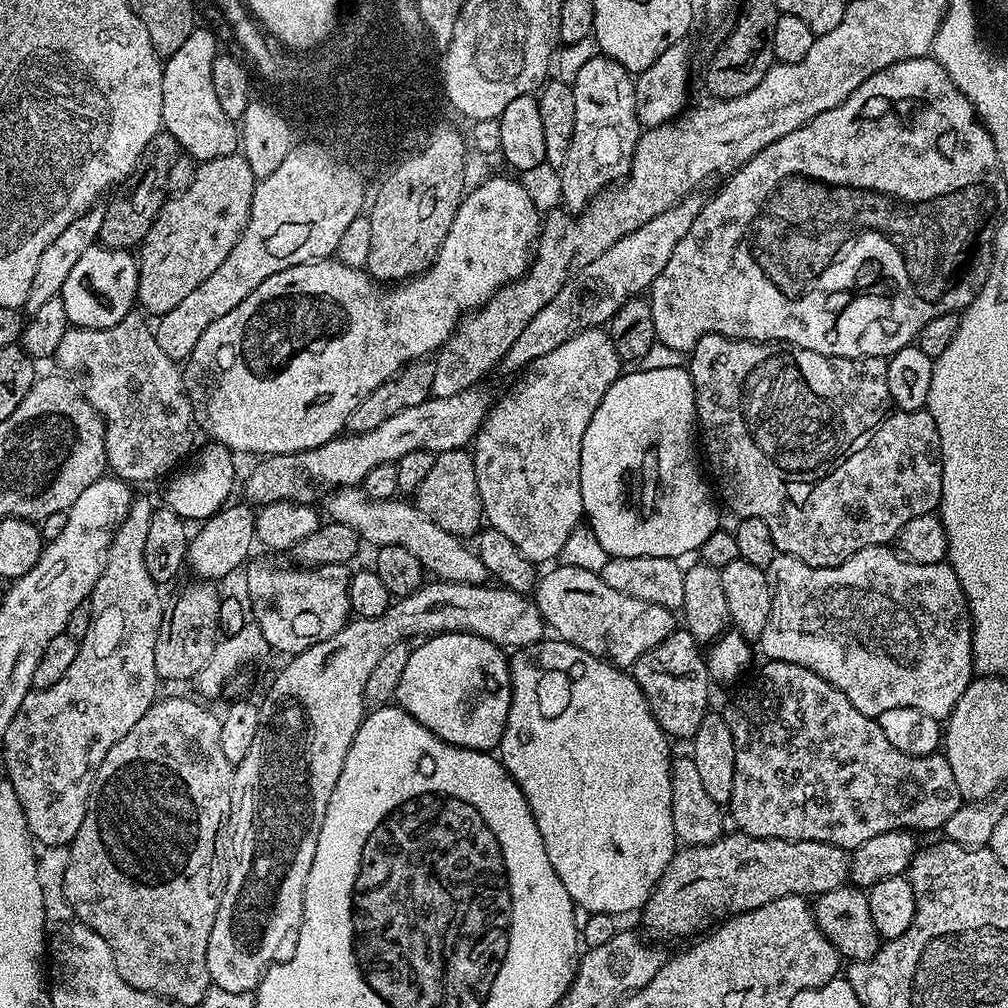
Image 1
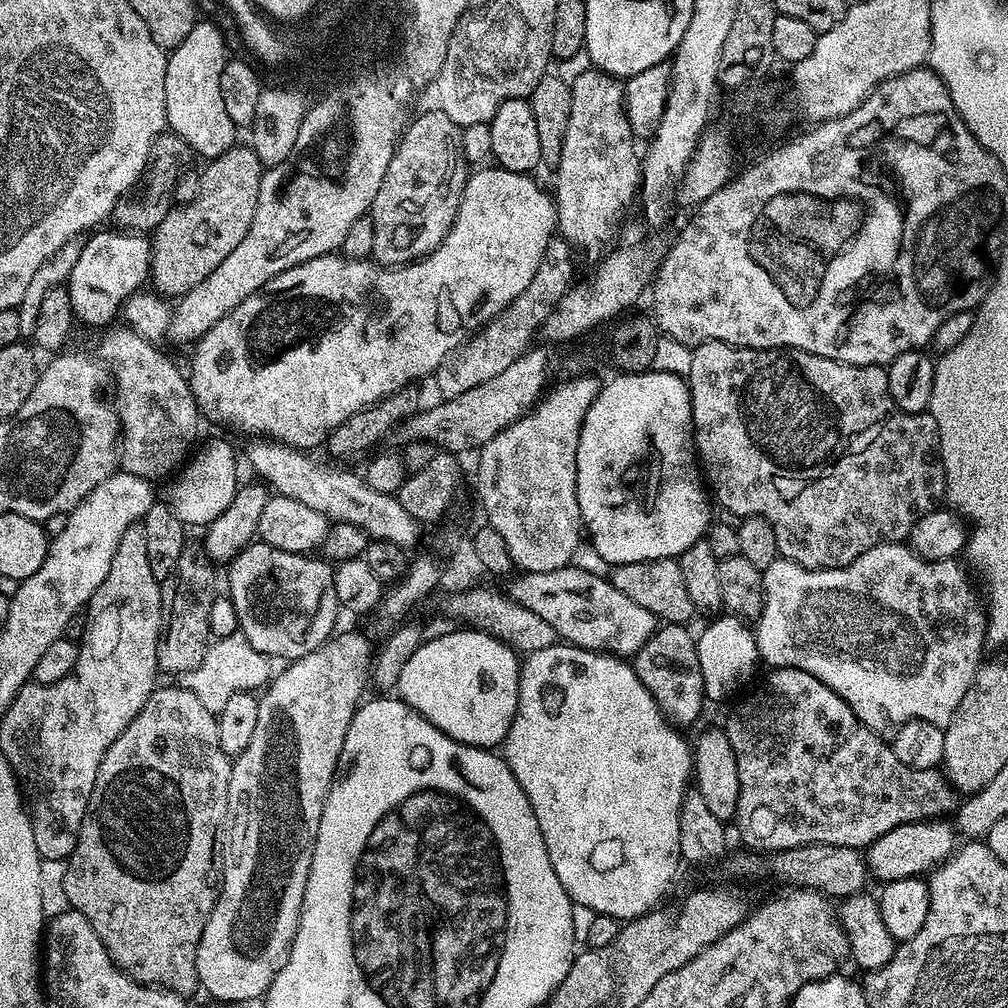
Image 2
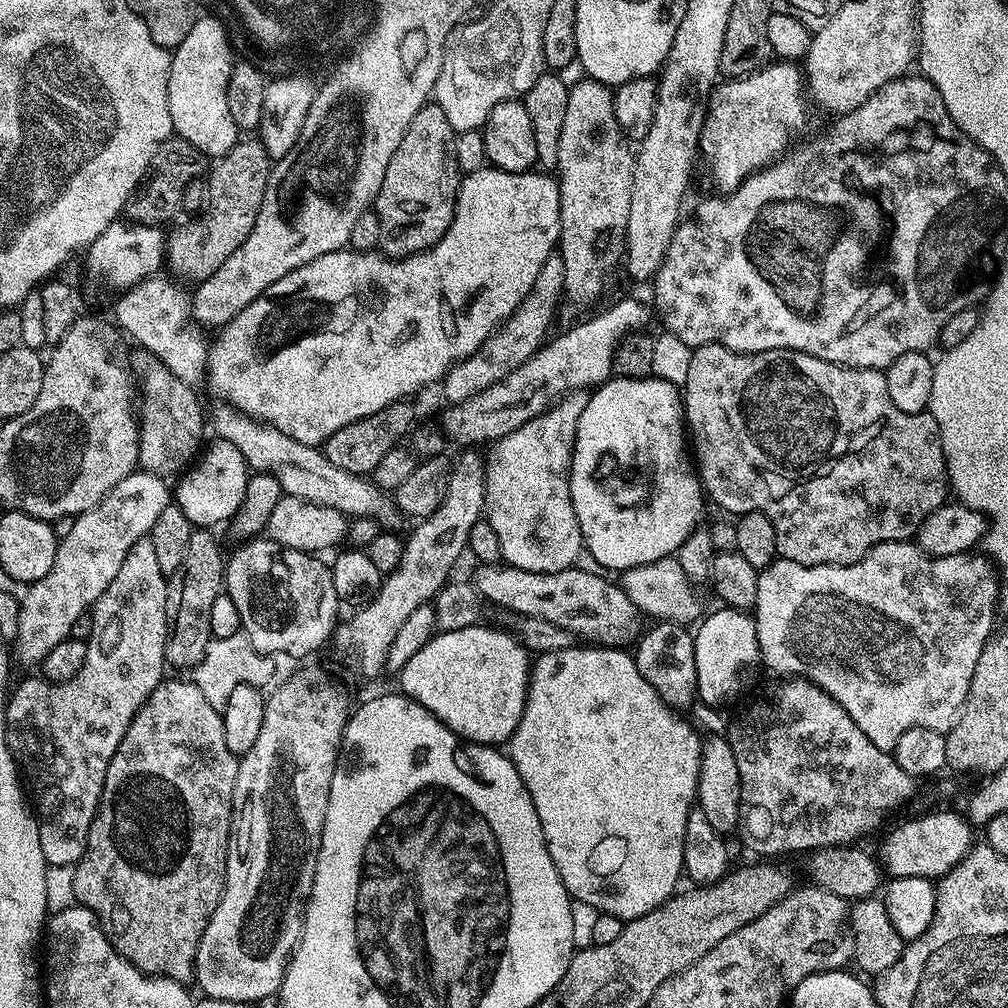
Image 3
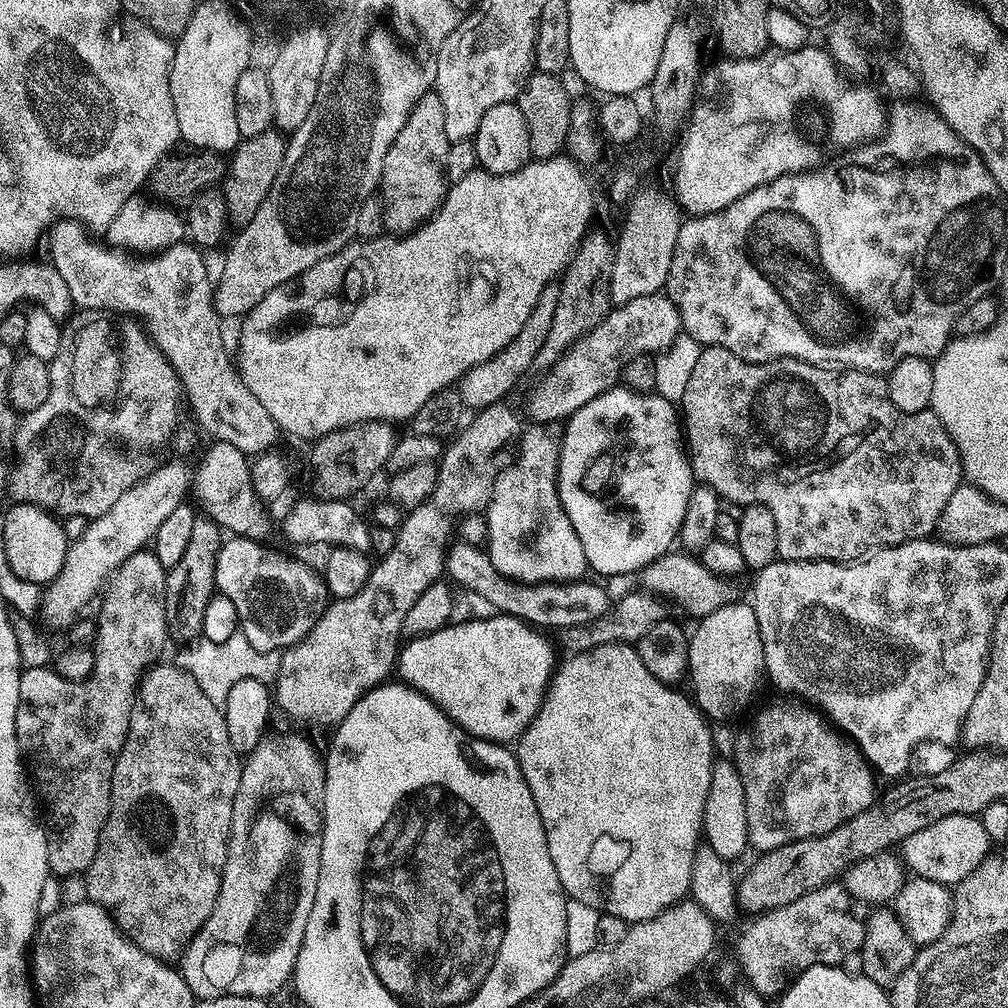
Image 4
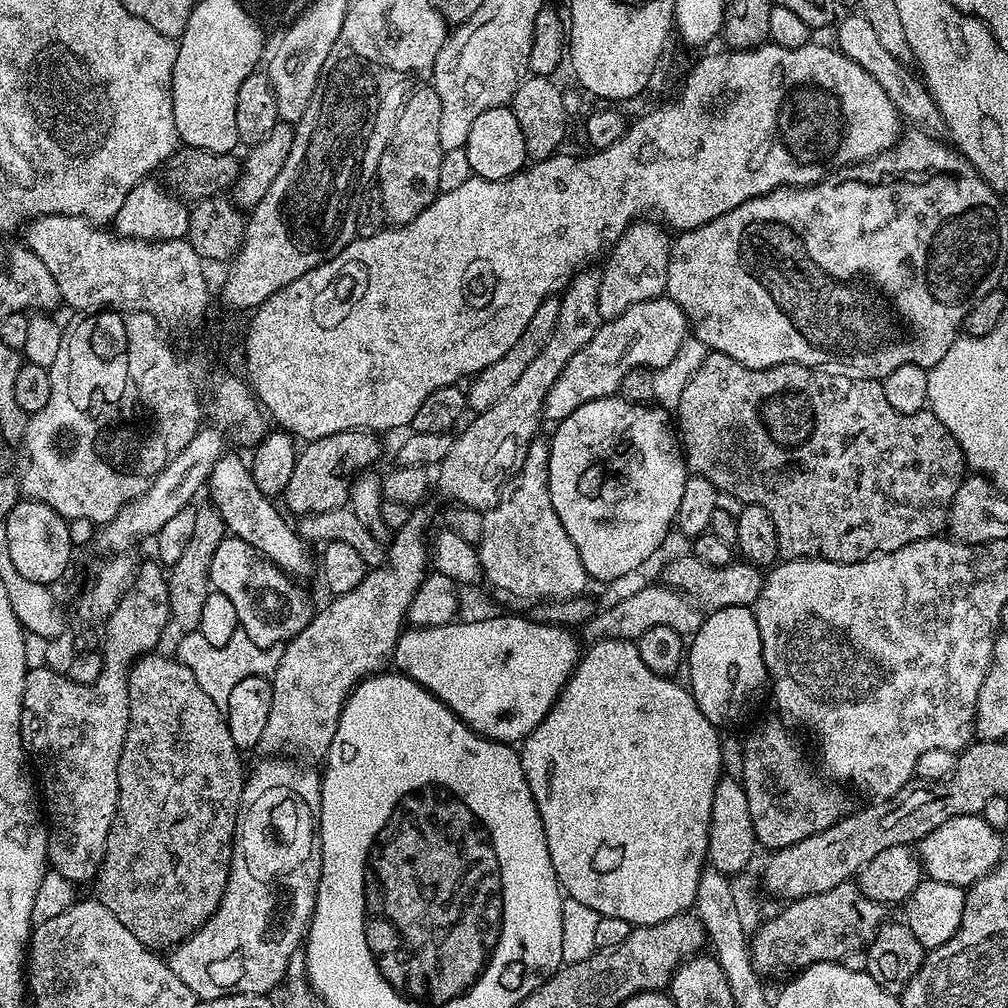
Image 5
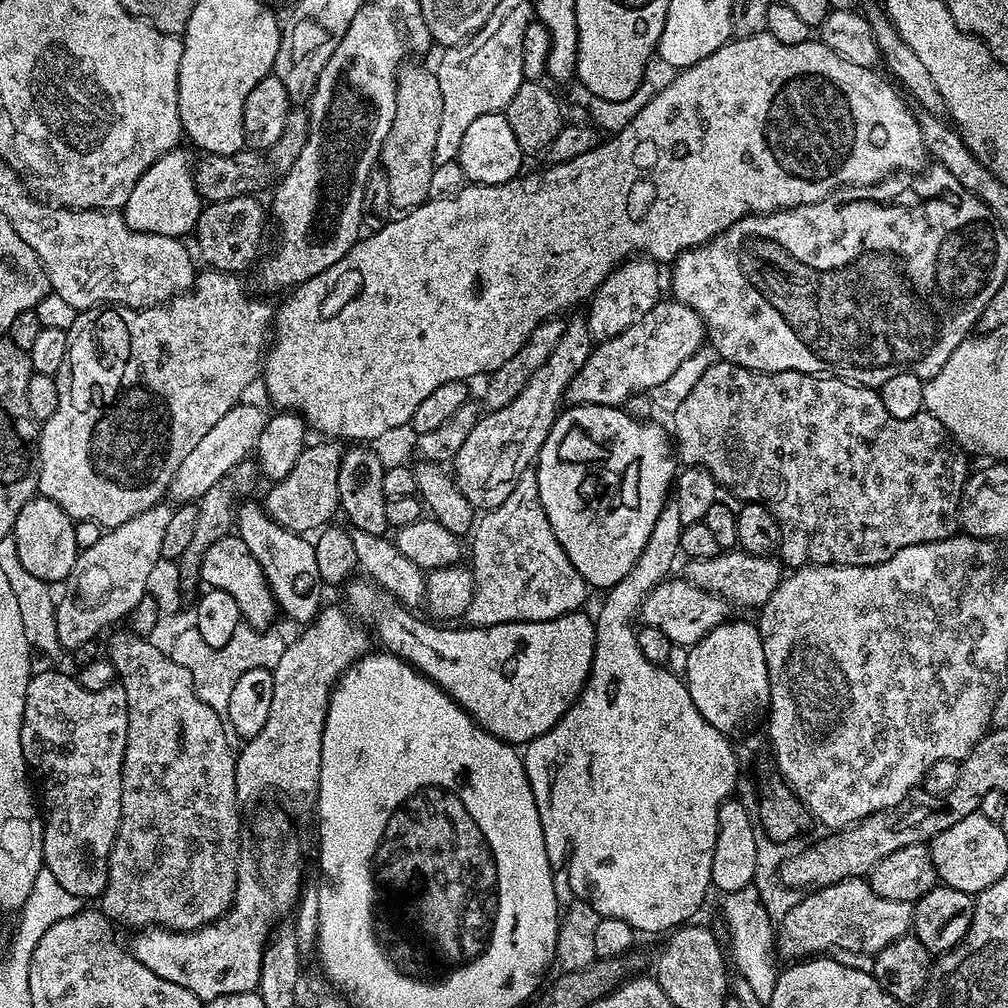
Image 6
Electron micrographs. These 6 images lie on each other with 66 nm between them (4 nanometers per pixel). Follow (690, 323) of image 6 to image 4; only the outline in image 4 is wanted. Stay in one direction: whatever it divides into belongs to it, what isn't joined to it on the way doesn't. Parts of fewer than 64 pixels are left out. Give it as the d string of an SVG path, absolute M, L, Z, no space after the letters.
M667 295L643 296L613 307L601 324L575 340L563 356L541 375L544 377L528 392L523 415L528 415L536 426L552 426L555 420L567 421L579 408L586 406L586 402L617 387L626 361L663 351L681 332L680 315Z

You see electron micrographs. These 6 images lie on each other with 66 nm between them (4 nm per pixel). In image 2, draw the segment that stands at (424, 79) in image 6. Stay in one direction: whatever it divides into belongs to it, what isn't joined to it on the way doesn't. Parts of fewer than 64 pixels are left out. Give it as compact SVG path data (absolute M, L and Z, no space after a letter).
M432 106L429 112L422 113L415 120L416 117L405 127L404 134L396 145L396 152L390 158L390 166L386 166L382 186L378 186L378 194L374 194L370 209L374 224L371 259L385 266L399 266L421 260L444 241L458 214L460 199L470 175L470 164L464 158L461 128L450 122L449 116L438 106Z

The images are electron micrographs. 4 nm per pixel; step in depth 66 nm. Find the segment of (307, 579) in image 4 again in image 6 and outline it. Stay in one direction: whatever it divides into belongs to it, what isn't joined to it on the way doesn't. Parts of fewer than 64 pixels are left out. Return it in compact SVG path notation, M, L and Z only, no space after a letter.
M229 534L226 538L218 538L210 550L202 558L200 580L209 589L226 591L234 598L241 611L243 623L255 630L268 630L278 617L278 605L260 563L250 554L246 542L242 542L239 534Z

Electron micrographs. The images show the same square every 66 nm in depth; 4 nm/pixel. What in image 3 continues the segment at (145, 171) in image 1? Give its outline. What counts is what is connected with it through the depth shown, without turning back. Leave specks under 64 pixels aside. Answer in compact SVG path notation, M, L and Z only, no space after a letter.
M169 138L161 144L154 154L154 158L148 167L138 187L132 192L132 197L126 202L123 215L133 224L167 225L167 220L175 212L181 211L183 192L192 180L203 177L209 171L209 157L204 156L190 142L179 138Z

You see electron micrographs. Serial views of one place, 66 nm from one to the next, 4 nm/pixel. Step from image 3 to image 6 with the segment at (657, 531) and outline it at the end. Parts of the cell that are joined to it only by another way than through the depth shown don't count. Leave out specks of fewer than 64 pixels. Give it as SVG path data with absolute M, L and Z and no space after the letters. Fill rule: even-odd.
M568 406L557 416L534 461L538 498L554 530L554 538L558 538L562 550L566 550L566 558L574 562L574 570L578 570L593 589L613 588L620 577L627 574L629 567L634 566L636 555L642 554L646 546L644 528L640 528L640 544L636 544L636 540L632 540L632 544L628 544L628 540L624 540L624 544L616 544L620 524L624 524L624 532L632 532L632 524L628 524L628 520L632 520L632 512L624 516L624 508L620 508L620 504L608 504L608 500L604 500L604 496L612 496L612 492L624 492L620 472L612 472L608 464L624 460L624 456L632 452L632 440L624 444L624 440L608 440L608 436L656 436L656 488L660 488L660 496L670 496L678 475L678 457L673 441L665 425L663 428L652 423L635 420L620 406ZM608 452L612 452L616 460L608 460ZM616 508L620 508L620 512L616 512ZM620 516L624 516L624 520L620 520Z

